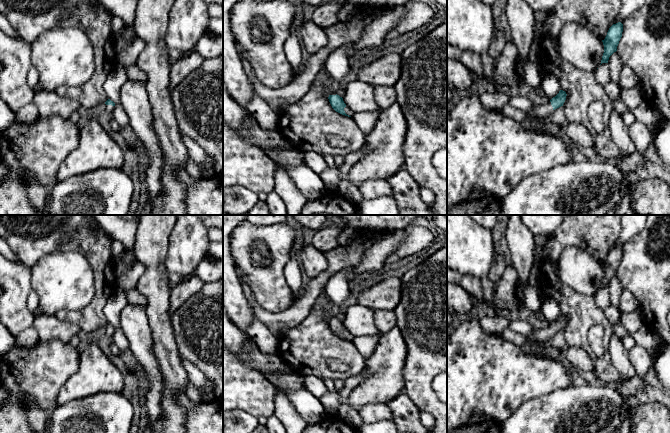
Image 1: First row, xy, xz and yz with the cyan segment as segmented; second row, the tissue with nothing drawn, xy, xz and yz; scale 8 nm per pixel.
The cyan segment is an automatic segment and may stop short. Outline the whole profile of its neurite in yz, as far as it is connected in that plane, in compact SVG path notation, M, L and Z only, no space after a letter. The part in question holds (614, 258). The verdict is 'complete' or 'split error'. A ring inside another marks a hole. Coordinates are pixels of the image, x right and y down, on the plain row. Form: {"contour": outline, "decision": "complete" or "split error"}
{"contour": "M621 246L613 248L609 252L605 263L602 264L604 269L604 277L602 280L601 288L608 287L609 281L617 275L617 270L622 261L622 256L623 248Z", "decision": "complete"}

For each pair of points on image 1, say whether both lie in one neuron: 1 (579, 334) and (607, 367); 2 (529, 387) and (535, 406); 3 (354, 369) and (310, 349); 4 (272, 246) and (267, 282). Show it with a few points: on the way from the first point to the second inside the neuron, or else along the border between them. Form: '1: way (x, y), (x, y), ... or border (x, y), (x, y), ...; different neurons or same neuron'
1: way (583, 343), (598, 361); same neuron
2: border (554, 390), (524, 401), (513, 412); different neurons
3: way (346, 357), (338, 349), (322, 349); same neuron
4: way (274, 255), (276, 259), (273, 267), (267, 273); same neuron

